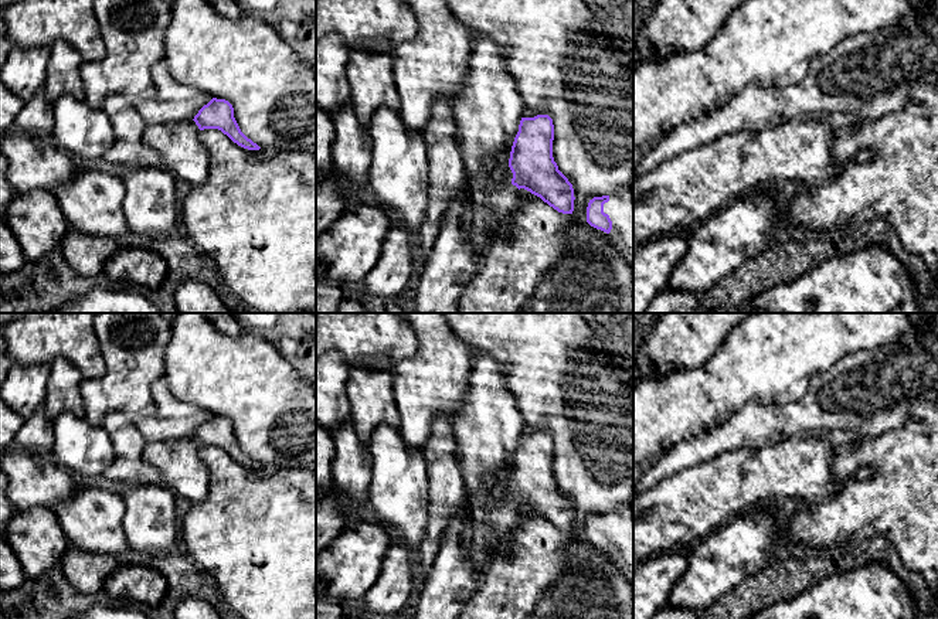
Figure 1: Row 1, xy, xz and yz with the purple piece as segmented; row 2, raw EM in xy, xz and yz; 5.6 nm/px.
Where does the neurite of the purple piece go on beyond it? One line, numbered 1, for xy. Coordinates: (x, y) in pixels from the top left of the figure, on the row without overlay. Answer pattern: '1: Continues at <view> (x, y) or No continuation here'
1: Continues at xy (183, 472)

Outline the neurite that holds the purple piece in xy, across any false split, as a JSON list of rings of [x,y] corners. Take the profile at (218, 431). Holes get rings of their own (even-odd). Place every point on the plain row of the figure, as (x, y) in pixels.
[[[217,415],[204,422],[190,438],[147,442],[143,458],[159,470],[163,484],[176,497],[183,496],[191,504],[200,504],[208,496],[210,480],[210,472],[200,458],[200,449],[204,446],[218,446],[244,466],[261,466],[241,449],[232,422]]]

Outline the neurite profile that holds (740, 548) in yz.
[[[767,504],[730,520],[690,551],[689,567],[676,581],[666,606],[706,611],[767,567],[771,554],[781,551],[782,533]]]

